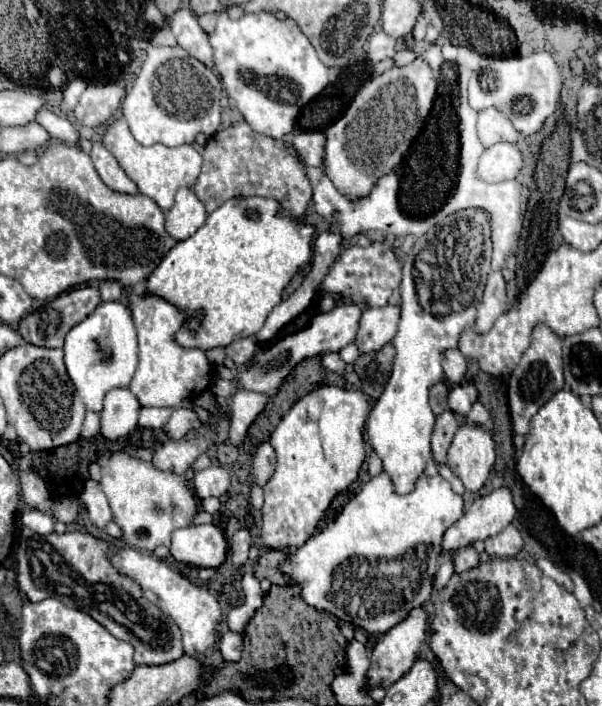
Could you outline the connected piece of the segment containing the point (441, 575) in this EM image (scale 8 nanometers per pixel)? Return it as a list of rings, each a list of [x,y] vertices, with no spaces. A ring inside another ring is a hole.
[[[448,553],[446,555],[440,555],[440,559],[438,559],[438,573],[434,577],[434,589],[442,589],[450,581],[450,575],[452,573],[454,573],[452,557]]]

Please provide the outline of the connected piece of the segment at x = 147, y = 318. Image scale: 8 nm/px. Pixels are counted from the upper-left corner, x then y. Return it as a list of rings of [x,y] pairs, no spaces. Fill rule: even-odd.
[[[132,293],[130,299],[130,309],[132,309],[132,319],[136,325],[136,333],[138,333],[138,367],[136,373],[130,381],[130,391],[138,397],[142,407],[180,407],[184,399],[196,399],[198,395],[202,395],[210,383],[212,383],[212,365],[208,363],[206,355],[202,349],[184,349],[180,345],[174,343],[172,335],[184,325],[186,315],[176,309],[174,305],[166,303],[160,297],[154,295],[144,295],[144,293]]]

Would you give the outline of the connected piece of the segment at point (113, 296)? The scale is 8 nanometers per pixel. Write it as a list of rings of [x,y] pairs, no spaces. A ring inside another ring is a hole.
[[[102,281],[98,289],[102,293],[102,301],[118,301],[124,295],[124,287],[118,281]]]

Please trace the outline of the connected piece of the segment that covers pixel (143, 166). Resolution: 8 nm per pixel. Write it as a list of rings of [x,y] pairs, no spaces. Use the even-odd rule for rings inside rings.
[[[116,119],[104,133],[102,143],[112,151],[116,161],[122,165],[126,175],[136,183],[138,191],[150,199],[156,201],[156,205],[162,211],[168,211],[174,203],[174,195],[182,187],[194,187],[200,169],[202,169],[202,155],[192,145],[180,145],[180,147],[164,147],[164,145],[152,145],[144,147],[140,145],[130,131],[126,129],[124,119]]]

